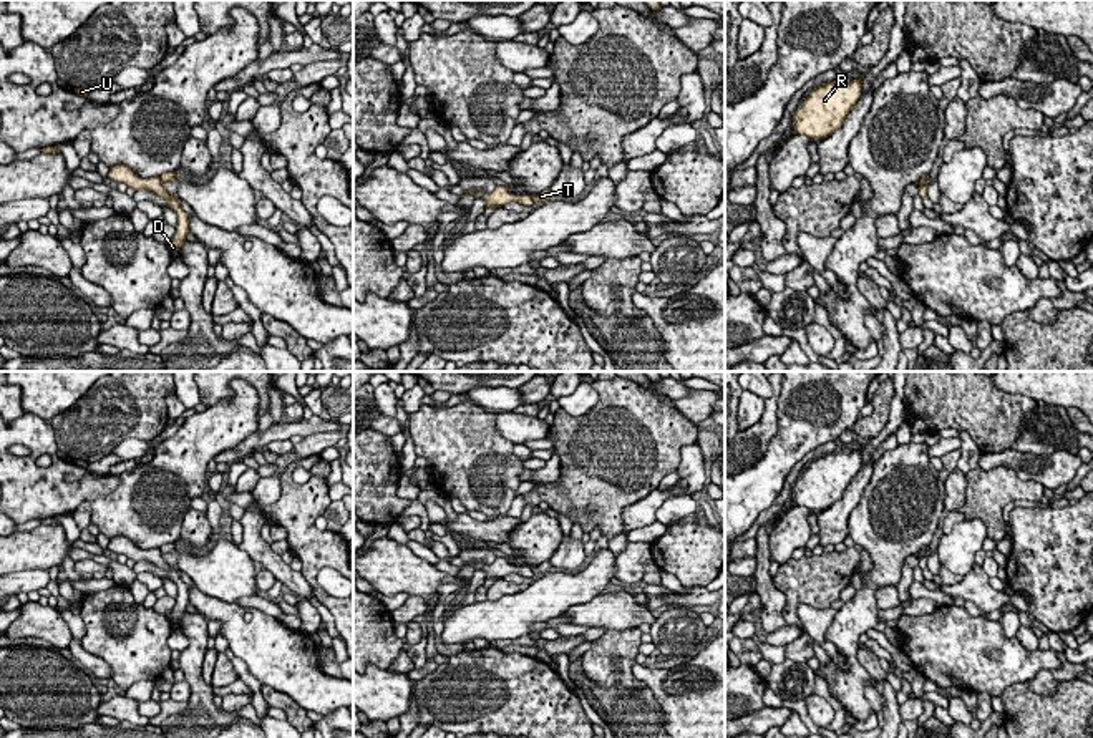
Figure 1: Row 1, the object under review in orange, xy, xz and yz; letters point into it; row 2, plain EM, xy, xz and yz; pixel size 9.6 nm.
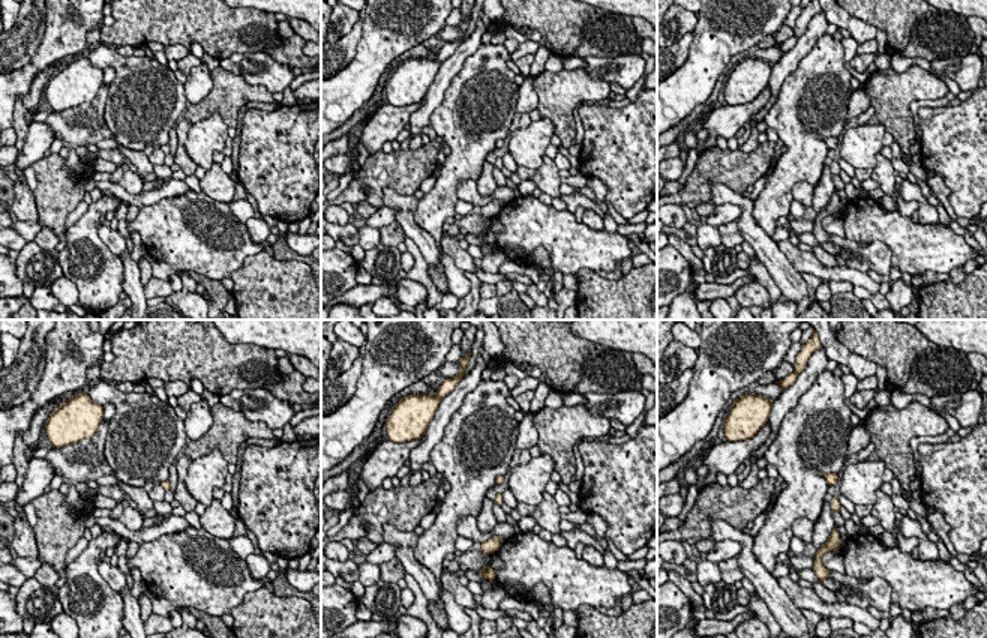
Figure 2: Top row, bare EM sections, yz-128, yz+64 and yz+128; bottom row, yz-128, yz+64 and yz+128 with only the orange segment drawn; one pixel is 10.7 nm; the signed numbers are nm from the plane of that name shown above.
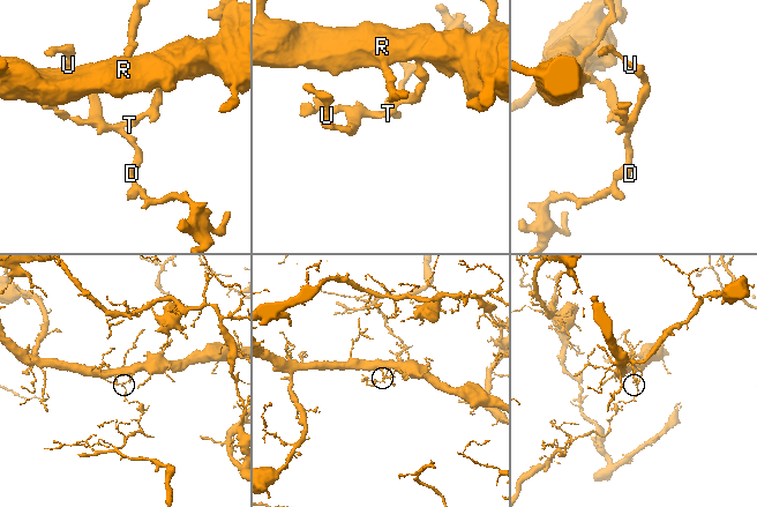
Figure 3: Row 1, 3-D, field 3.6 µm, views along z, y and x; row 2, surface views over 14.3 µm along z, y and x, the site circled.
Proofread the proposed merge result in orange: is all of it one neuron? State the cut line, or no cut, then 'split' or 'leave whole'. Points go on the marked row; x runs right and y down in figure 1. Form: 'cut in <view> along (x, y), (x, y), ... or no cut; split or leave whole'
cut in yz along (927, 174), (921, 183); split

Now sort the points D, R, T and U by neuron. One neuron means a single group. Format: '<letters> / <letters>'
D U / R T

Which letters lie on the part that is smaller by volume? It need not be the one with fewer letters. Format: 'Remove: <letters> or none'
Remove: D, U

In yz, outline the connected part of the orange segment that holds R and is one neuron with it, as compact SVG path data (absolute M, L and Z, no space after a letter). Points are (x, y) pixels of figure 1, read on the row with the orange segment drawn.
M862 78L838 80L811 90L793 114L794 133L824 139L839 129L861 96Z

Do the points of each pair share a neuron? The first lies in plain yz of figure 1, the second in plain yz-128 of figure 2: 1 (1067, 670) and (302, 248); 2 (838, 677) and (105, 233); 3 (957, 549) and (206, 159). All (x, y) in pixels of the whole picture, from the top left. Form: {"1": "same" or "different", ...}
{"1": "different", "2": "different", "3": "same"}

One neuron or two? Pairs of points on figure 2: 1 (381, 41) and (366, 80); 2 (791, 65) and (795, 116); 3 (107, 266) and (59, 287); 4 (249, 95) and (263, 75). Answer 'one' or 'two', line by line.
1: one
2: two
3: two
4: two

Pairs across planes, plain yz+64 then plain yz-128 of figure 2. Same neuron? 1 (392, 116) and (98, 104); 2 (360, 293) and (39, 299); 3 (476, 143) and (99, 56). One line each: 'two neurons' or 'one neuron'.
1: two neurons
2: two neurons
3: one neuron

